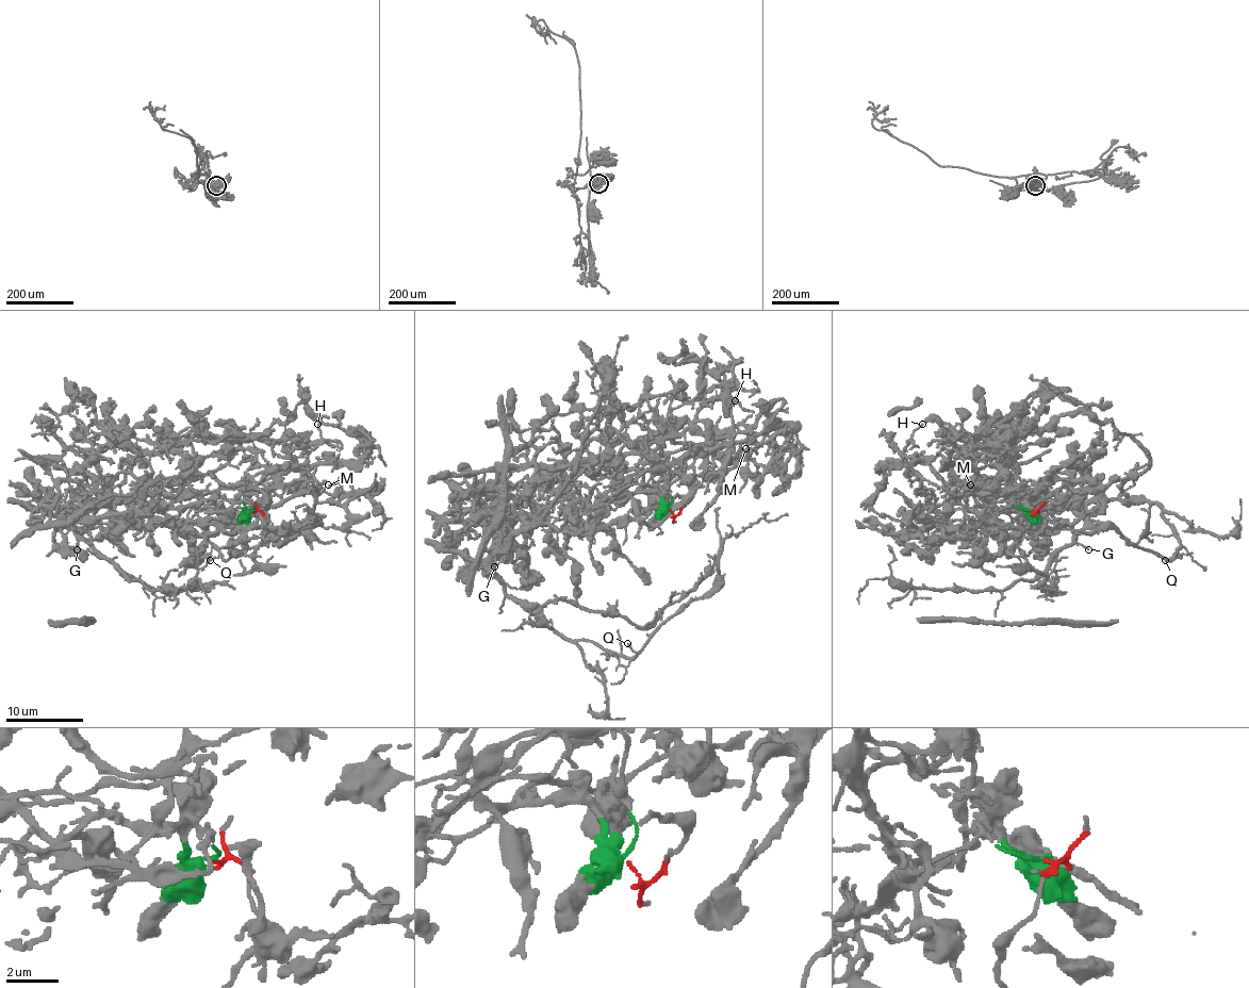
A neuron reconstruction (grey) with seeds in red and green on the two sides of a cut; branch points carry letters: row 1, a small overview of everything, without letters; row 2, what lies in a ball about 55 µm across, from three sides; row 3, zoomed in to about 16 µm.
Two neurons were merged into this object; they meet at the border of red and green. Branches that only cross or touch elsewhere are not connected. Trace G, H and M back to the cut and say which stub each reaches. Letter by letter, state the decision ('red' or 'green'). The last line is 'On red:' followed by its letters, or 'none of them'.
G: red
H: green
M: green
On red: G

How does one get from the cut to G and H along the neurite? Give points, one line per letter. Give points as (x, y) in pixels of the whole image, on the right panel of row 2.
G: (1031, 511), (1017, 545), (1046, 575), (1050, 590), (1052, 559), (1075, 540), (1089, 549)
H: (1031, 511), (1012, 503), (990, 512), (969, 483), (965, 499), (918, 476), (903, 455), (922, 424)

